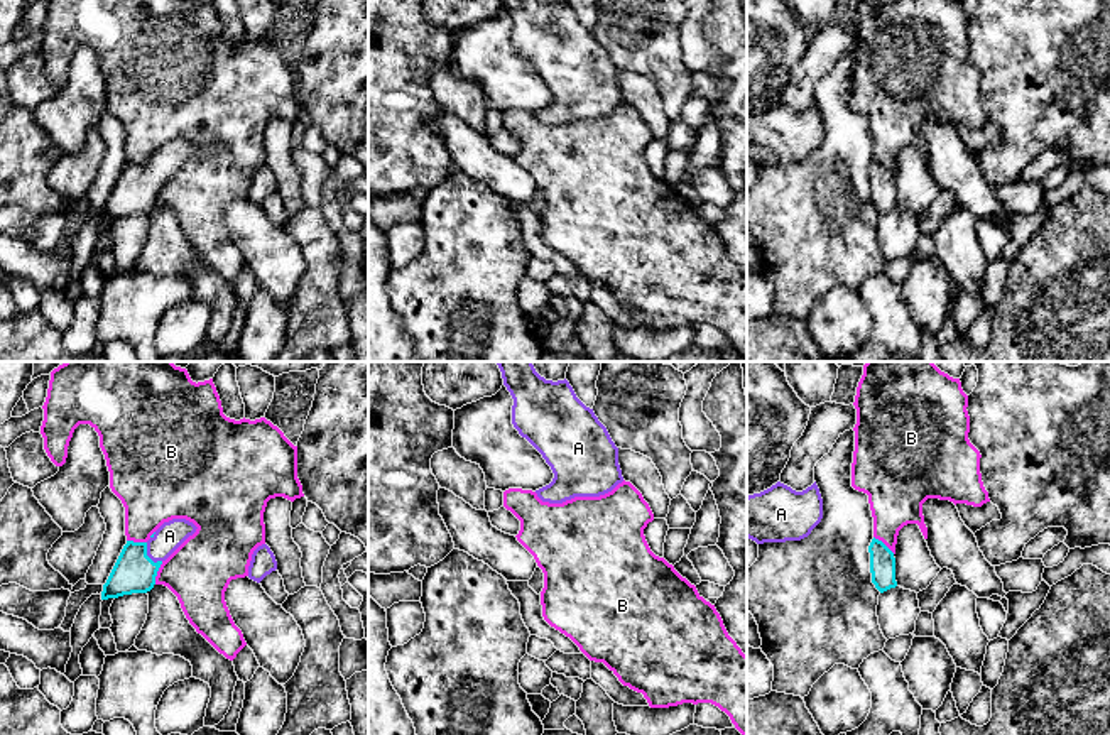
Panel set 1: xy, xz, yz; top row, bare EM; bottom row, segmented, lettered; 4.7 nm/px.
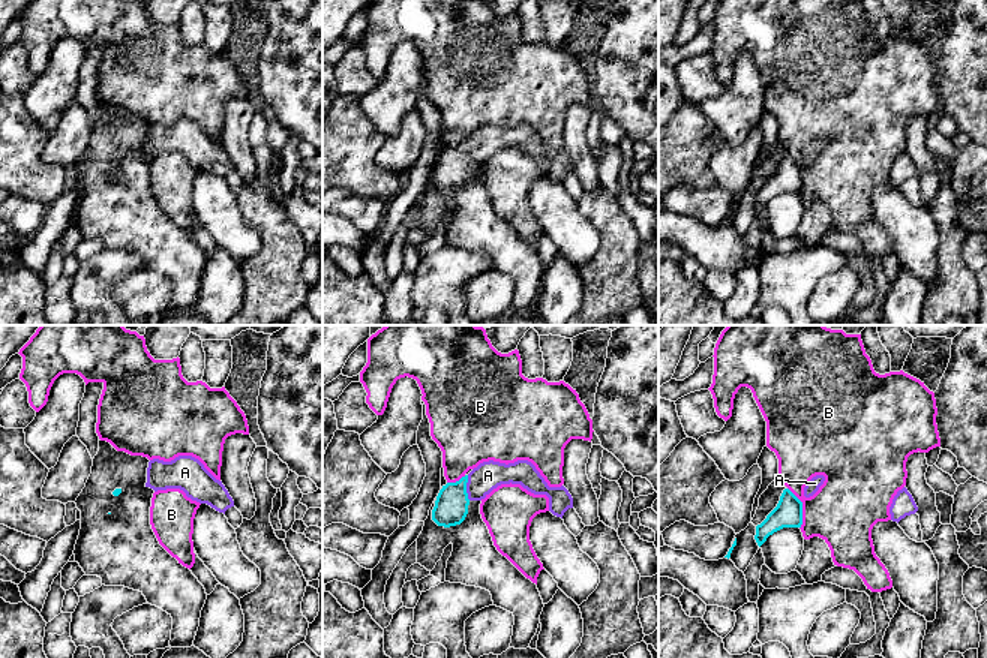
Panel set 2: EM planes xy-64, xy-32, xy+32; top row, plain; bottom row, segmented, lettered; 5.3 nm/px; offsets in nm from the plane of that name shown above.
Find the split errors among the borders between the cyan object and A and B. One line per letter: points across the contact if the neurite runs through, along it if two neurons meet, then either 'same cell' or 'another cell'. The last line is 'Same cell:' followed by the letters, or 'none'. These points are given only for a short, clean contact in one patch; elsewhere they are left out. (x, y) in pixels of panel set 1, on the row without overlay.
A: runs through xy (134, 193), (147, 178), (169, 157); same cell
B: border along xy (163, 183), (154, 205); another cell
Same cell: A

